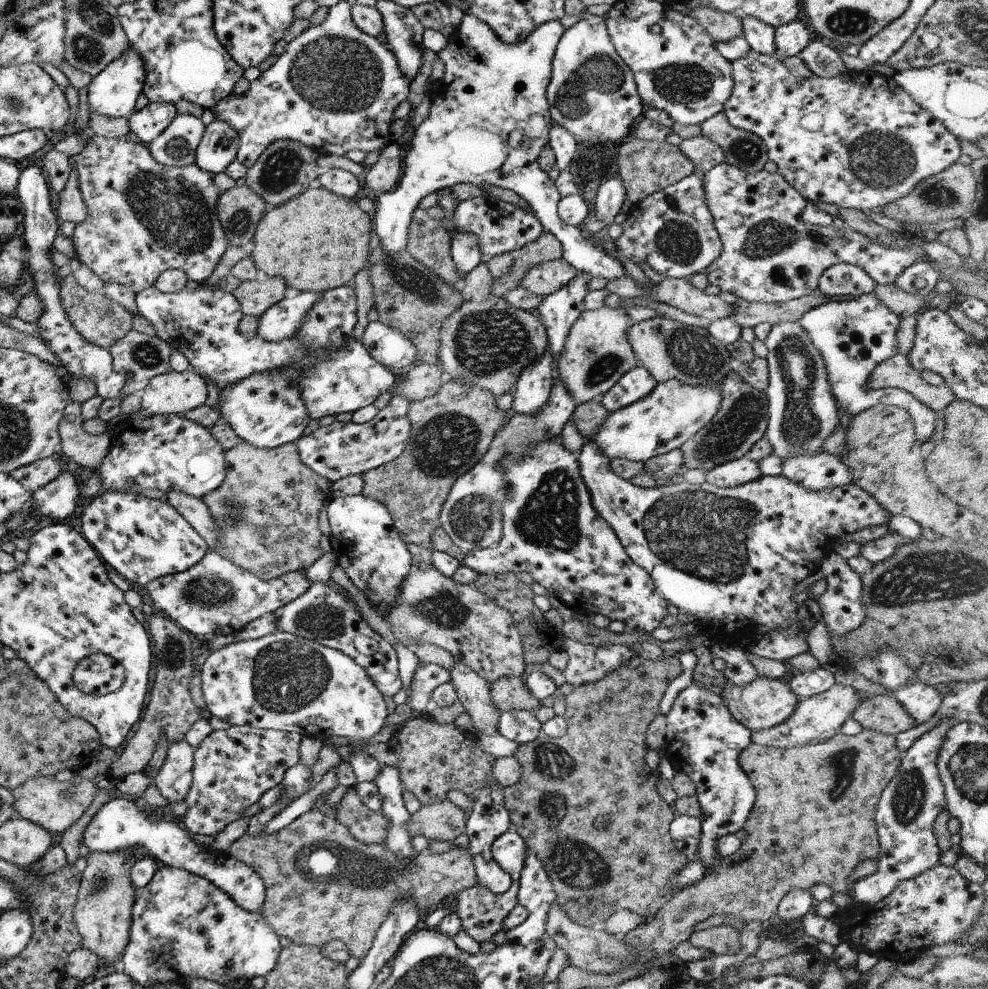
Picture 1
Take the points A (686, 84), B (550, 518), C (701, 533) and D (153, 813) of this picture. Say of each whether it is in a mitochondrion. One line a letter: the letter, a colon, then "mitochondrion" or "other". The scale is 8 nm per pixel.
A: mitochondrion
B: mitochondrion
C: mitochondrion
D: other

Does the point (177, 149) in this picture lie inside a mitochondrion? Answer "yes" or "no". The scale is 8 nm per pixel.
yes

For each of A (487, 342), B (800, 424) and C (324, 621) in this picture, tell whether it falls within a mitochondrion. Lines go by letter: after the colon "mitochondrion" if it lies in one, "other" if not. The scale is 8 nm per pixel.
A: mitochondrion
B: mitochondrion
C: mitochondrion

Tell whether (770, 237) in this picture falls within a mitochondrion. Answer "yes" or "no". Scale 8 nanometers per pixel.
yes

